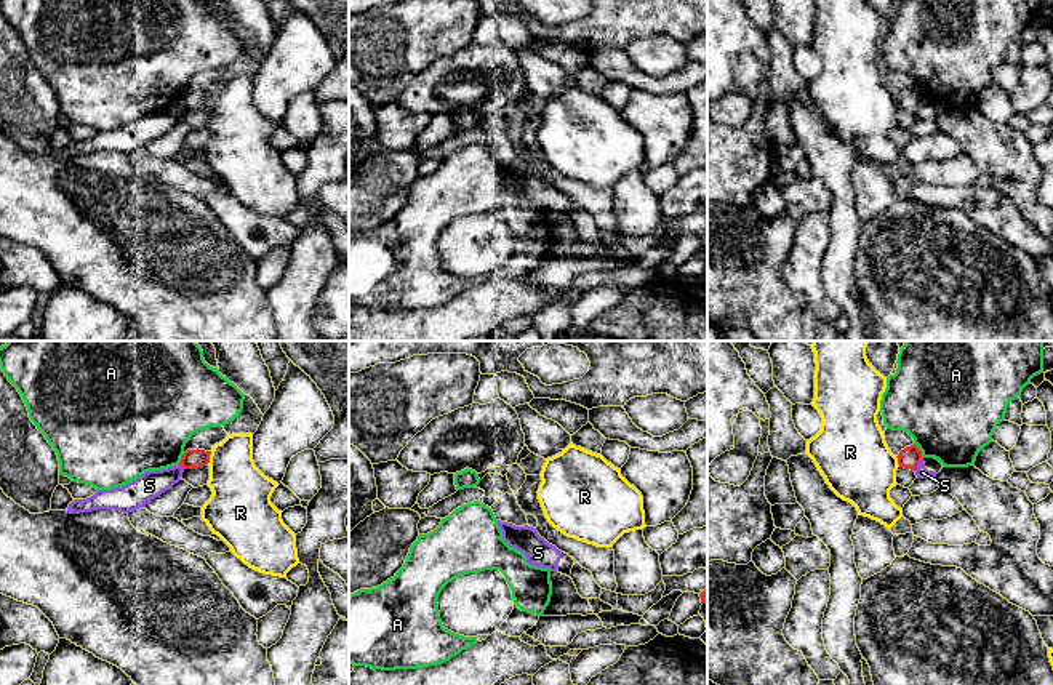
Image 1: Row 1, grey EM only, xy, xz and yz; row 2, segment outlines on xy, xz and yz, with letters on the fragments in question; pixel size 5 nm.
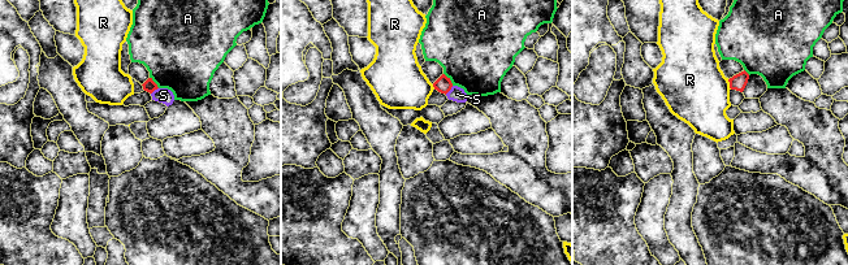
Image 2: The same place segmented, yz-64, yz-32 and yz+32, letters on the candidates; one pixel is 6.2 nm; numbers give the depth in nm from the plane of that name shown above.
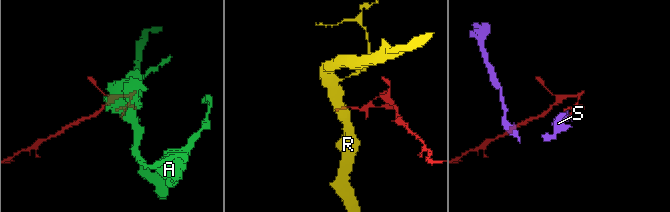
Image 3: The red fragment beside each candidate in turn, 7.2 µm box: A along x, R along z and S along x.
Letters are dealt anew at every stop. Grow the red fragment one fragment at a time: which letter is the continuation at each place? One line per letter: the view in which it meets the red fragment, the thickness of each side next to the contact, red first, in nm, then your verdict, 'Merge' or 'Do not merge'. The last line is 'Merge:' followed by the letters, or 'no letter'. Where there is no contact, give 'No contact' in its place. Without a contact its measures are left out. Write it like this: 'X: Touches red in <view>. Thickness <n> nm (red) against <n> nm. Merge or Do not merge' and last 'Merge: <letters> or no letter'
A: Touches red in yz. Thickness 110 nm (red) against 480 nm. Do not merge
R: Touches red in xy. Thickness 100 nm (red) against 280 nm. Do not merge
S: Touches red in yz. Thickness 110 nm (red) against 60 nm. Do not merge
Merge: no letter

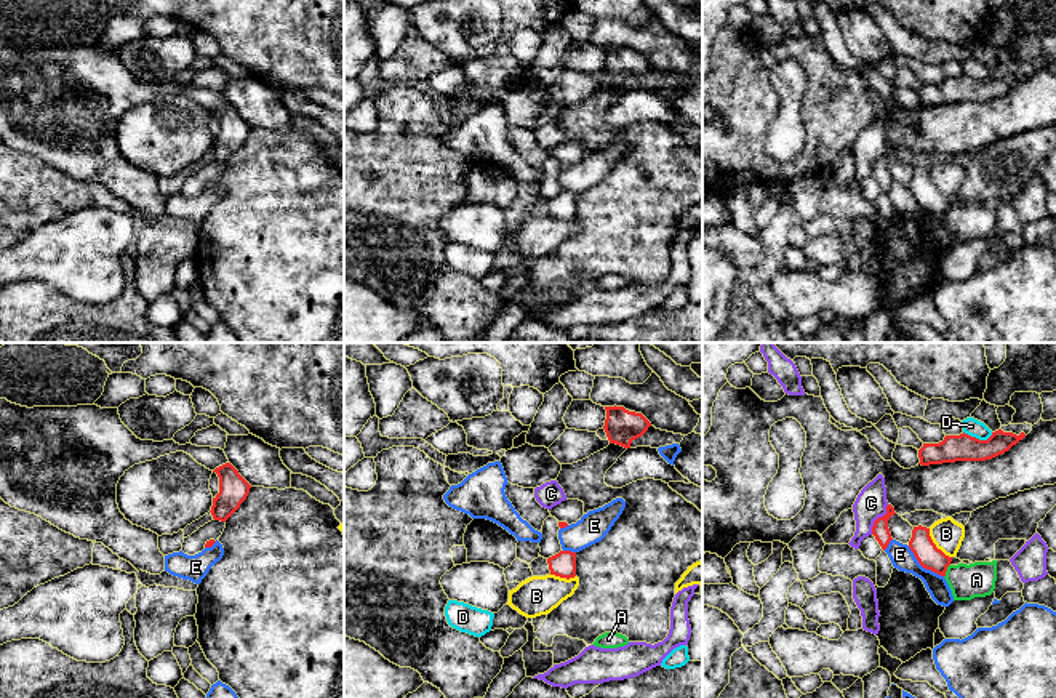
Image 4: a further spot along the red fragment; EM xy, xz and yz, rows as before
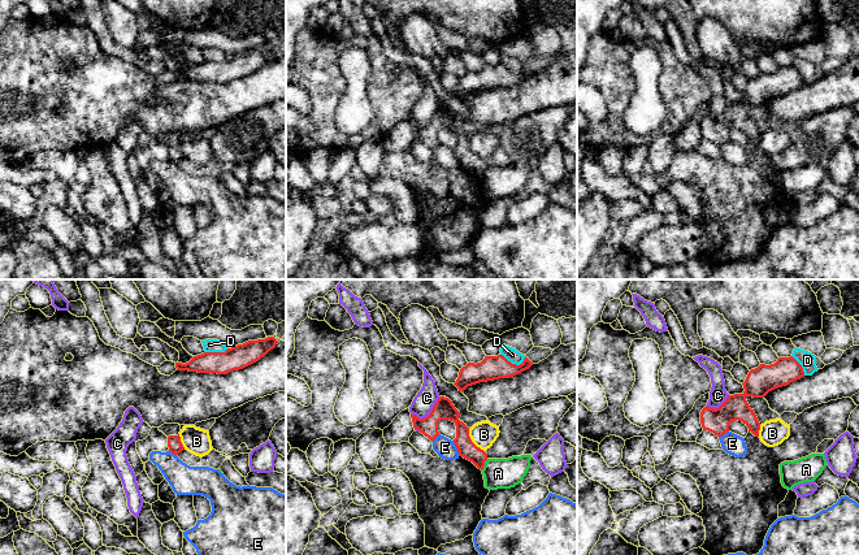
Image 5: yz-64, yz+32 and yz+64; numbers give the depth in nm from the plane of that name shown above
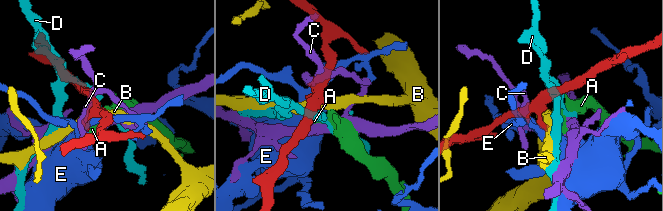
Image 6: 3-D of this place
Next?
A: Touches red in yz. Thickness 120 nm (red) against 180 nm. Do not merge
B: Touches red in yz. Thickness 120 nm (red) against 160 nm. Do not merge
C: Touches red in yz. Thickness 90 nm (red) against 160 nm. Do not merge
D: Touches red in yz. Thickness 140 nm (red) against 90 nm. Do not merge
E: Touches red in yz. Thickness 120 nm (red) against 120 nm. Do not merge
Merge: no letter

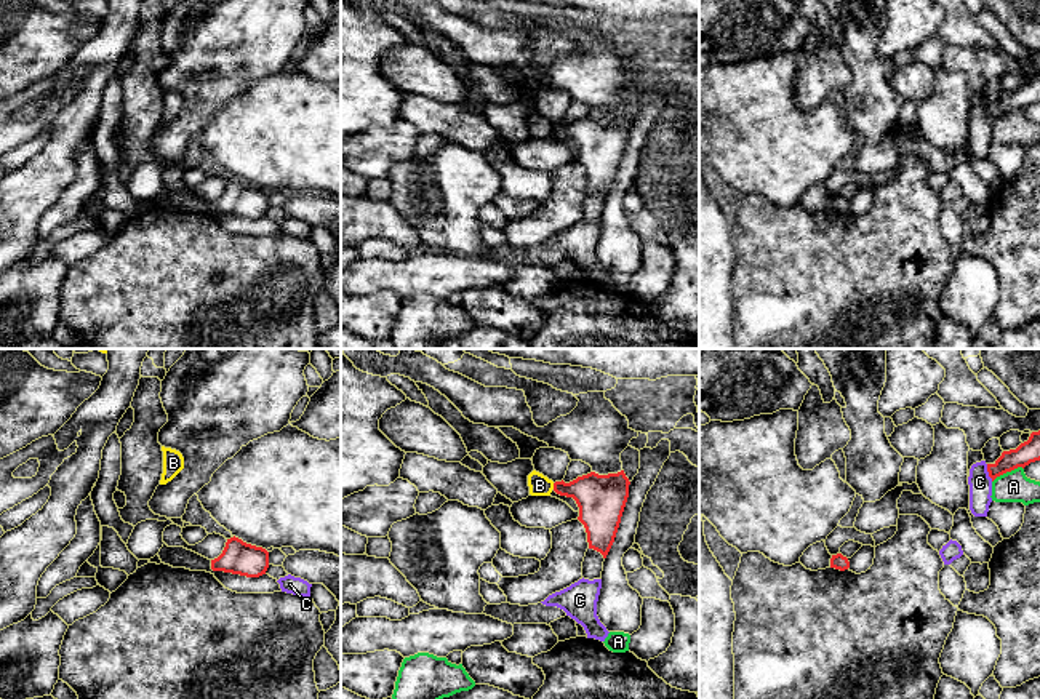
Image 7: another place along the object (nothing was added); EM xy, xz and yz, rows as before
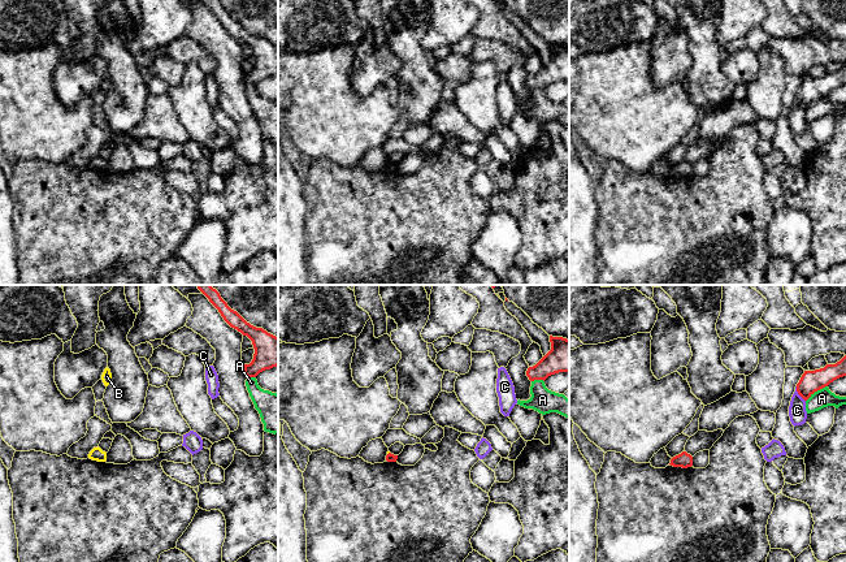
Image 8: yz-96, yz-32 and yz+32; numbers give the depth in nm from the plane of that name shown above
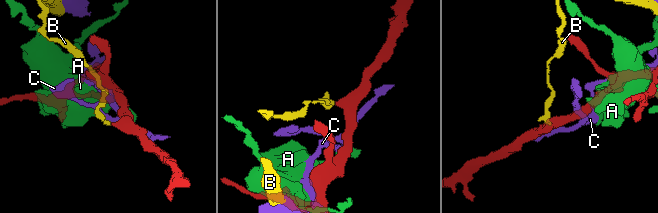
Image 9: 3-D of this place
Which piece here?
A: Touches red in yz. Thickness 110 nm (red) against 160 nm. Do not merge
B: Touches red in xz. Thickness 240 nm (red) against 110 nm. Do not merge
C: Touches red in yz. Thickness 110 nm (red) against 120 nm. Do not merge
Merge: no letter

